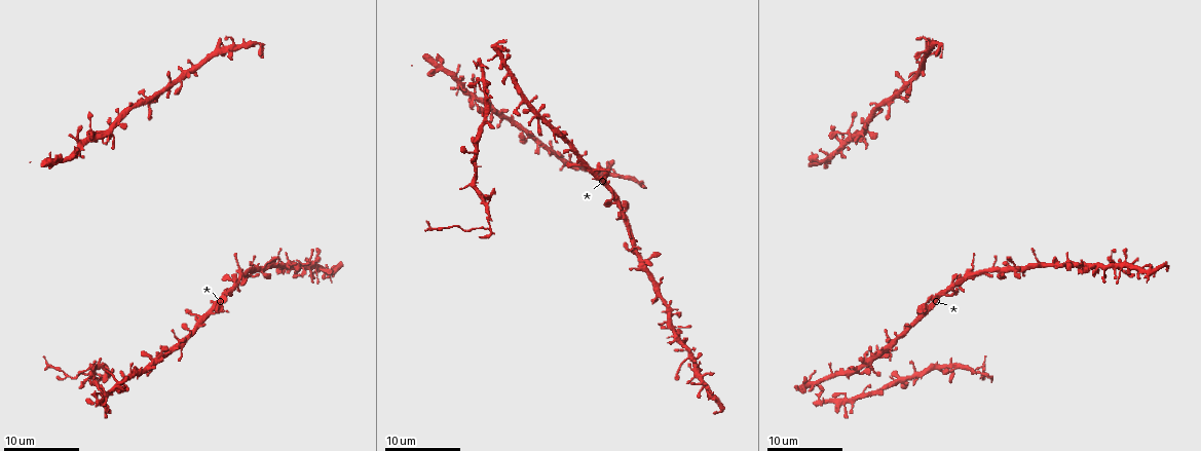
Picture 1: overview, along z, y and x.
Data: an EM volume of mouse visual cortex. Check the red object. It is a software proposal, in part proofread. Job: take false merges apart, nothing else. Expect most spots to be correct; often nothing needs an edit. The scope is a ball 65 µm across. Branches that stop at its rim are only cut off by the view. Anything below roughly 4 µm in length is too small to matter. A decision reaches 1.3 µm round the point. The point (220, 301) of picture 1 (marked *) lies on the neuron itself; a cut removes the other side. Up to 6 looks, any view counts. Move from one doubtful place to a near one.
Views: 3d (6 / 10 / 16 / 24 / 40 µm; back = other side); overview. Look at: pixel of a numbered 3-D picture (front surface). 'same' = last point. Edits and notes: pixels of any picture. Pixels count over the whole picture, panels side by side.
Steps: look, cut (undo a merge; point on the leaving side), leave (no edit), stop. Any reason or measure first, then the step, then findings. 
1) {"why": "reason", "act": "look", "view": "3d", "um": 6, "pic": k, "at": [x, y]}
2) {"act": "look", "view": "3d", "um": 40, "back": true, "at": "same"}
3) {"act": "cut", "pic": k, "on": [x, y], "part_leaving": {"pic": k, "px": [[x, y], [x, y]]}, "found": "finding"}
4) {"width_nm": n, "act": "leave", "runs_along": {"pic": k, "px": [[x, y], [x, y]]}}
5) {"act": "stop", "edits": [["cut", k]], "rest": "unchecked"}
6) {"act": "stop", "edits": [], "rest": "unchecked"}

{"act": "look", "view": "3d", "um": 16, "pic": 1, "at": [242, 270]}

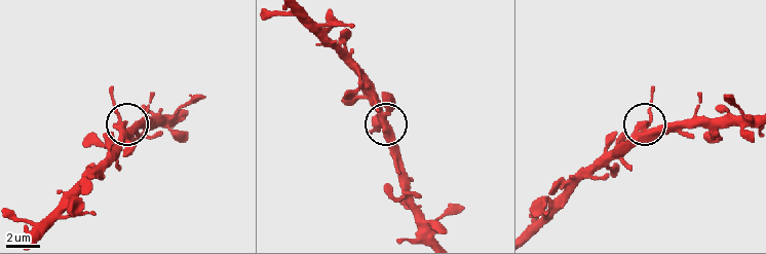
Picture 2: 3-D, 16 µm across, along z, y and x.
{"side_arm_um": 33, "arms": 4, "act": "leave", "found": "all the same neuron"}

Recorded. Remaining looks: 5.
{"why": "sudden change in width", "act": "look", "view": "3d", "um": 6, "pic": 1, "at": [481, 228]}

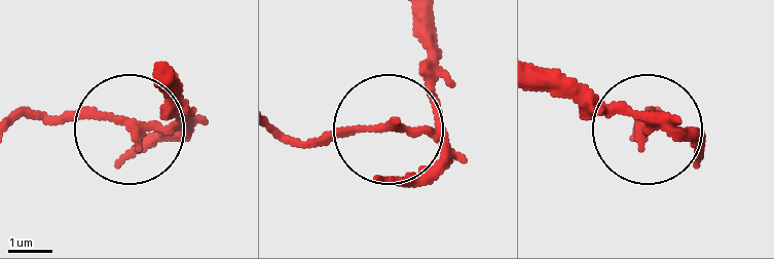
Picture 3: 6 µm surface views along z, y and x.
{"arms": 3, "act": "cut", "pic": 3, "on": [111, 112], "part_leaving": {"pic": 3, "px": [[164, 126], [25, 119]]}, "found": "two neurons meet here"}

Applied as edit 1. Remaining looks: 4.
{"act": "look", "view": "overview"}

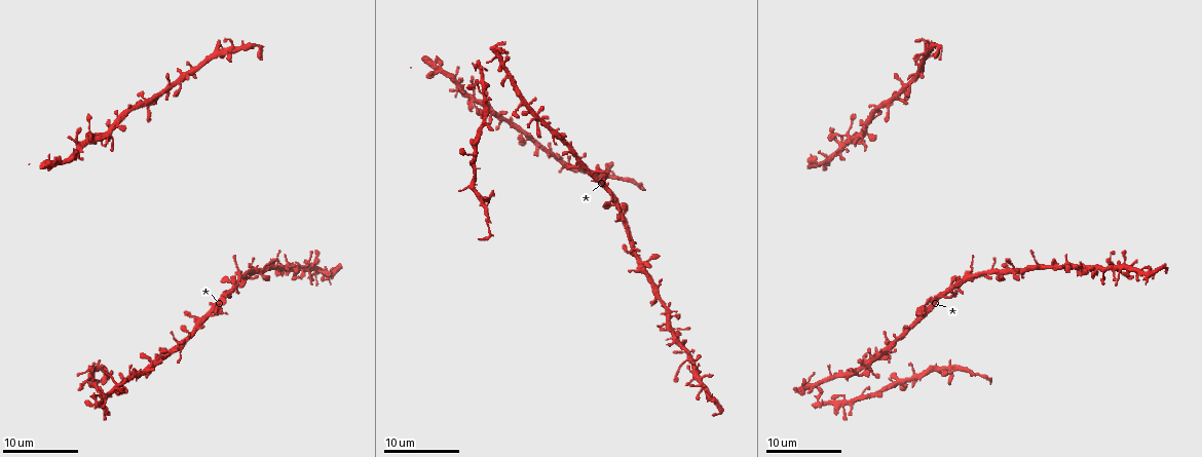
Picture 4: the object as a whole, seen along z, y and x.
{"why": "four arms meet", "act": "look", "view": "3d", "um": 10, "pic": 4, "at": [146, 99]}

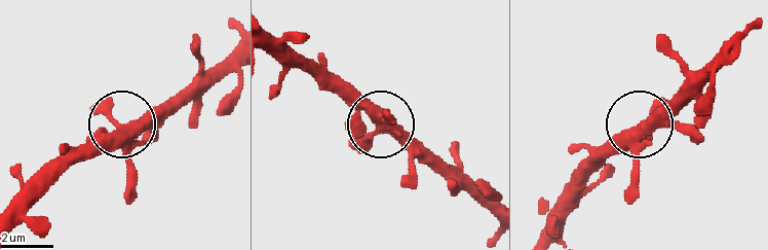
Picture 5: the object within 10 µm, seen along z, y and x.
{"arms": 4, "act": "leave", "found": "continuous, no second neuron"}

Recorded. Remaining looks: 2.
{"act": "stop", "edits": [["cut", 3]], "rest": "unchecked"}

